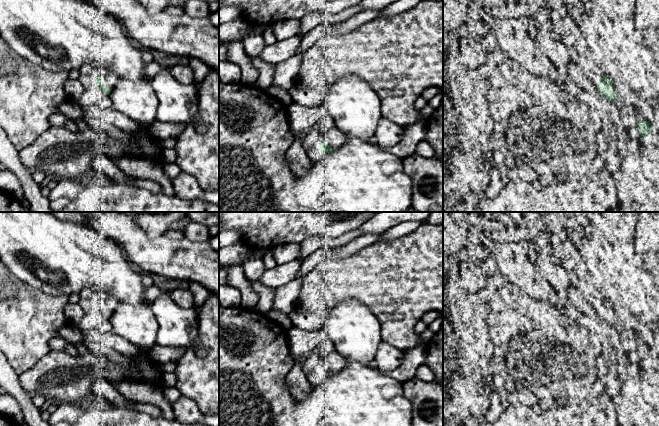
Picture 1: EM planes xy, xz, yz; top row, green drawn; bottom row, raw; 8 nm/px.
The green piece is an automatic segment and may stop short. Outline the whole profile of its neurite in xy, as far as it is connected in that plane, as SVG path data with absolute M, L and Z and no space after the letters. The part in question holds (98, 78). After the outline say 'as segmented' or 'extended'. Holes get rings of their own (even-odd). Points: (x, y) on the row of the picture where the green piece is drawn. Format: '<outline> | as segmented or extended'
M107 70L95 74L95 85L105 94L110 95L113 87L120 78Z | extended

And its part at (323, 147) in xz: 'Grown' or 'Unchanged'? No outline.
Grown

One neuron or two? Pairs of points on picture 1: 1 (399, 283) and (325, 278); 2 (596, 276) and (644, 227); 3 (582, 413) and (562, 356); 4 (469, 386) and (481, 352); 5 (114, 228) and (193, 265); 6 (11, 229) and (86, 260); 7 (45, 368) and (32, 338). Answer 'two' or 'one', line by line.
1: one
2: two
3: two
4: one
5: one
6: one
7: two

